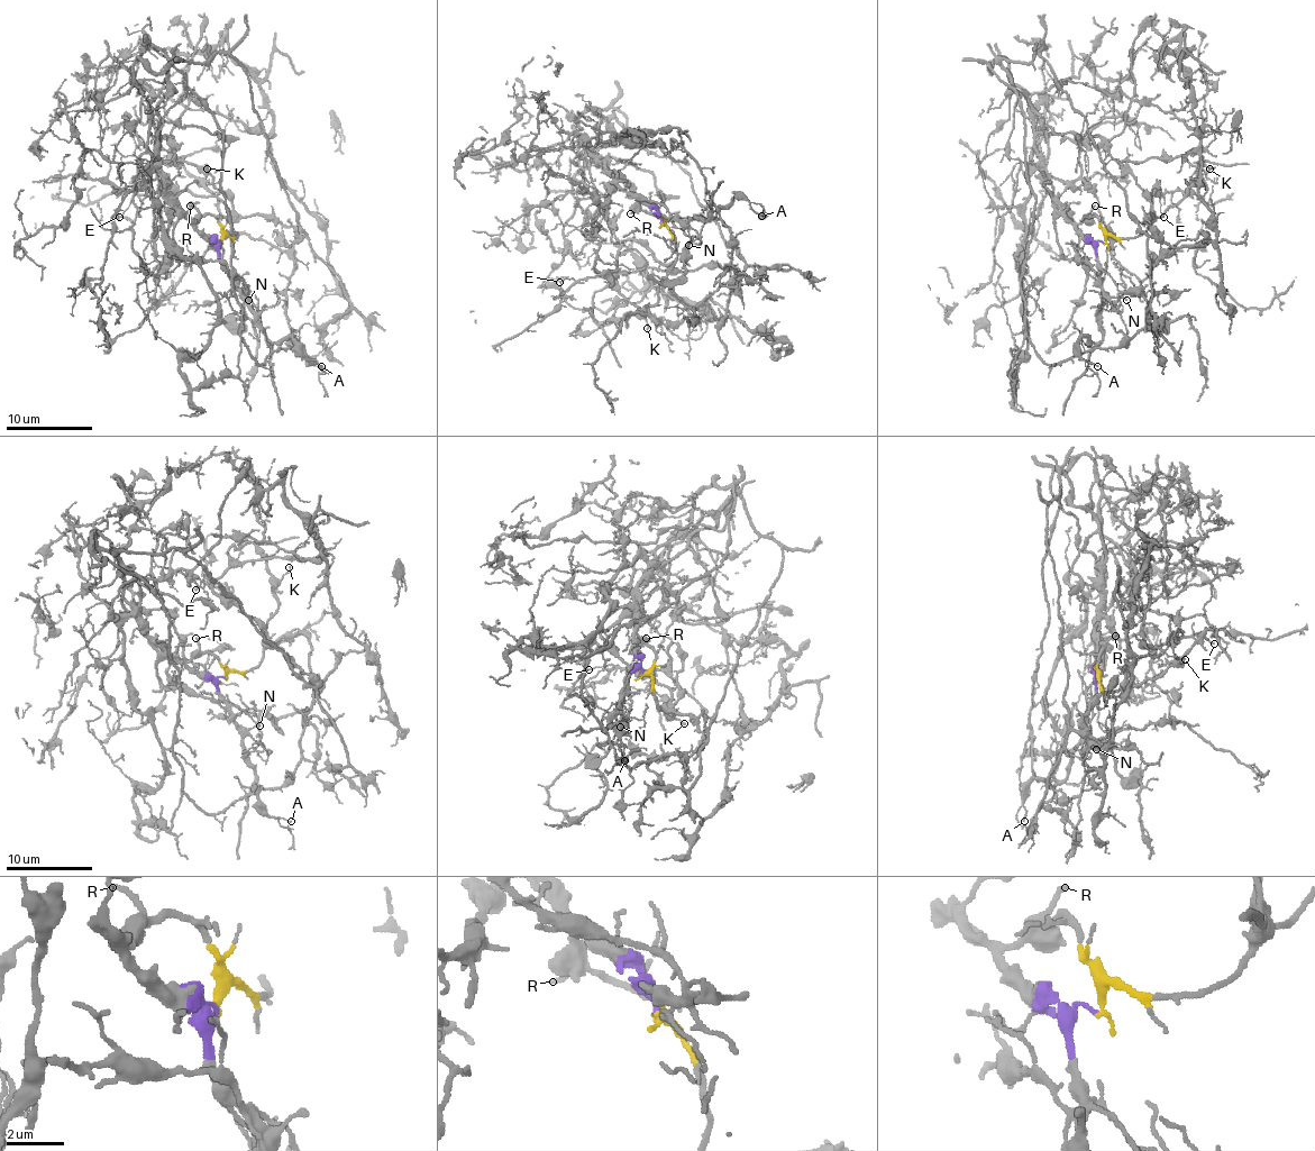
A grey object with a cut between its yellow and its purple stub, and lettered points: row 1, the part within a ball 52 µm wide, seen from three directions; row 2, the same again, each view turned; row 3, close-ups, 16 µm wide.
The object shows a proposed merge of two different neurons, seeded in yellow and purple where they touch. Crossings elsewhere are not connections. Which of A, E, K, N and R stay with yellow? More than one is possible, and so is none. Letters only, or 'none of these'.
E, K, R

